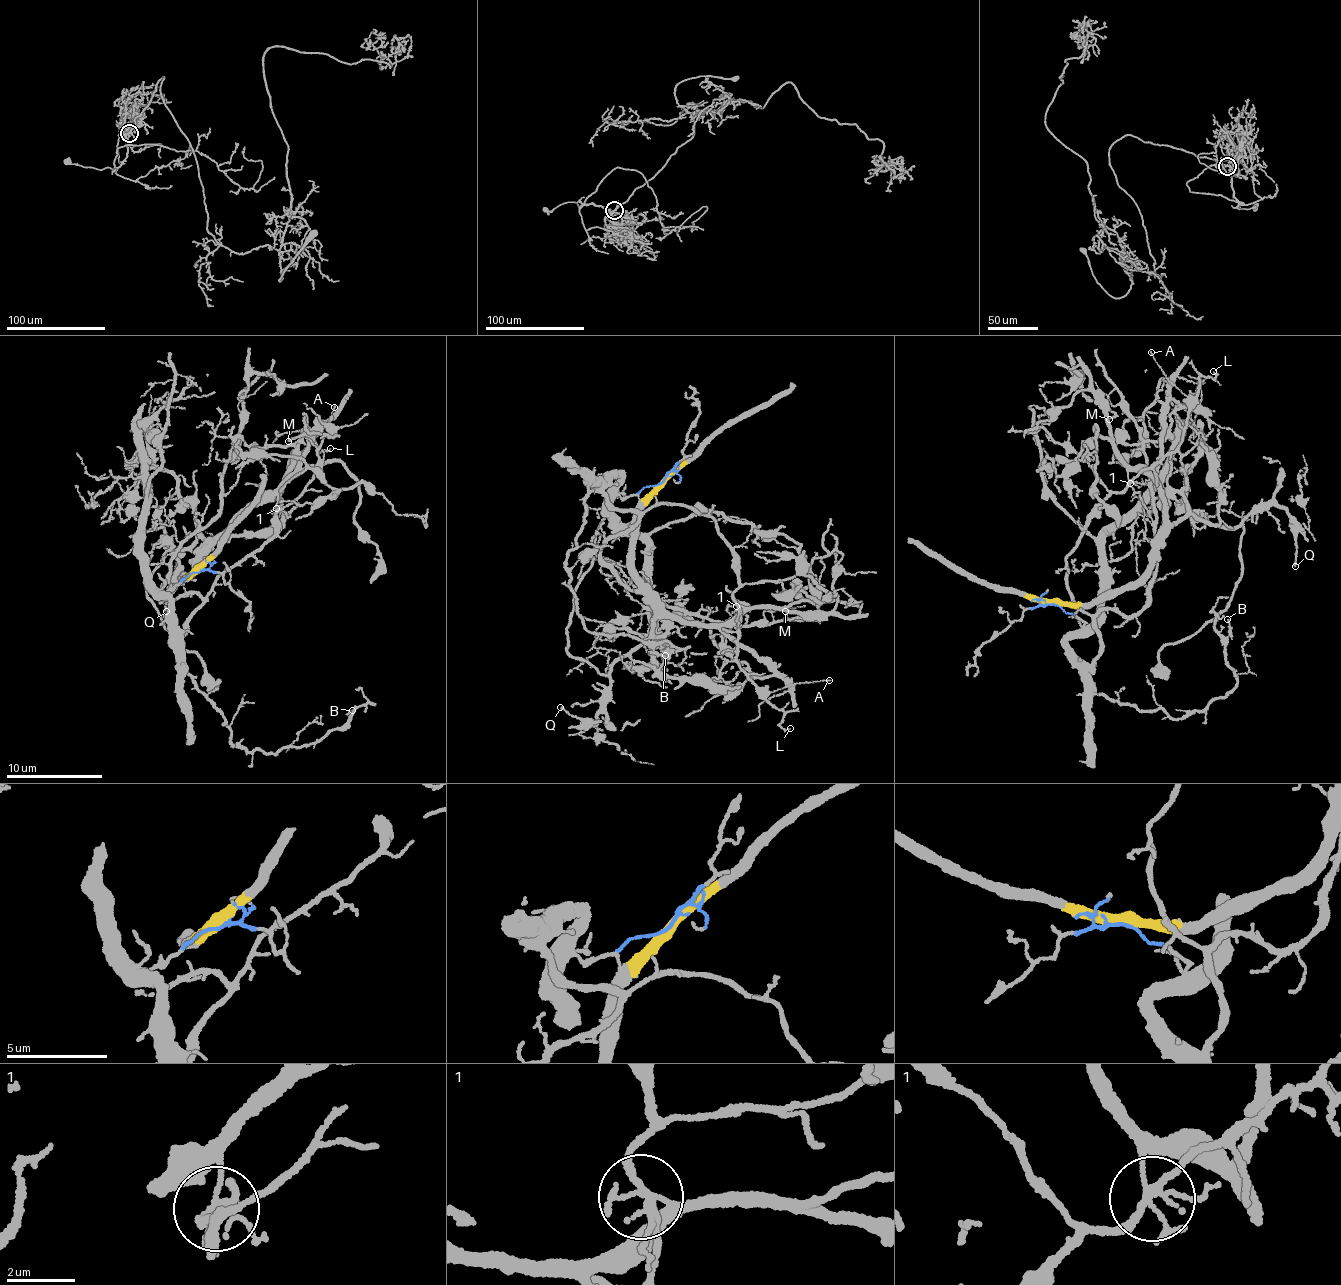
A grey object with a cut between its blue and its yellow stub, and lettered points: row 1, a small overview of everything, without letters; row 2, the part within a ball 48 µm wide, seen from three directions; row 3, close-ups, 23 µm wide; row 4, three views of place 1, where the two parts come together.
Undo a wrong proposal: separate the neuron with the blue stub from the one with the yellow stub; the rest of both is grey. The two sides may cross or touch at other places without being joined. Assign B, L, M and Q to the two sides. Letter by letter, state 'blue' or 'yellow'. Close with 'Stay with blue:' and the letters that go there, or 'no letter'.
B: blue
L: blue
M: yellow
Q: yellow
Stay with blue: B, L

